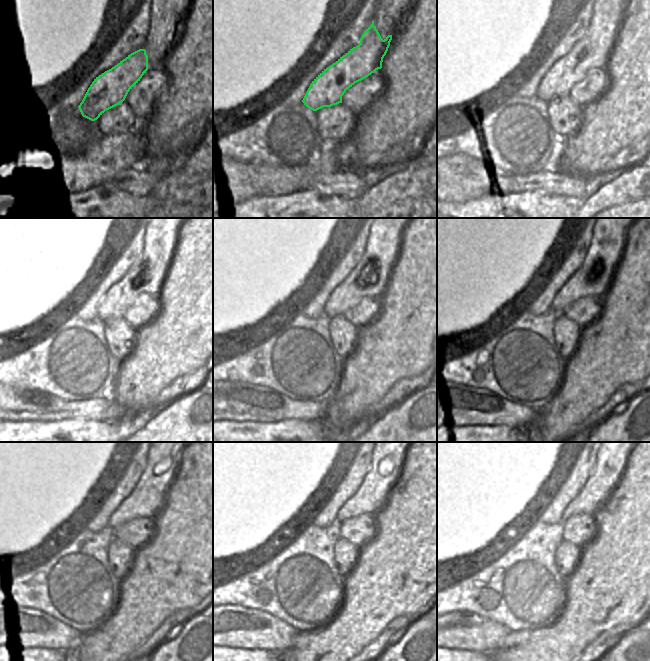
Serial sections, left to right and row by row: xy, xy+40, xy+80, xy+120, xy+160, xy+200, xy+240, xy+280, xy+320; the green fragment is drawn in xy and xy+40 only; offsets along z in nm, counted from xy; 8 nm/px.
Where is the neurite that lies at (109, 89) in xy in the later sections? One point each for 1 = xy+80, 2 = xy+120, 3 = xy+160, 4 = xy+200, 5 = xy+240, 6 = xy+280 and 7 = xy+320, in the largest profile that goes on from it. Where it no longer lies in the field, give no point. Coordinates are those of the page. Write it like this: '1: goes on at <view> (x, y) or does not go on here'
1: goes on at xy+80 (593, 51)
2: goes on at xy+120 (146, 276)
3: goes on at xy+160 (369, 278)
4: goes on at xy+200 (593, 278)
5: goes on at xy+240 (148, 496)
6: goes on at xy+280 (387, 462)
7: goes on at xy+320 (610, 464)

